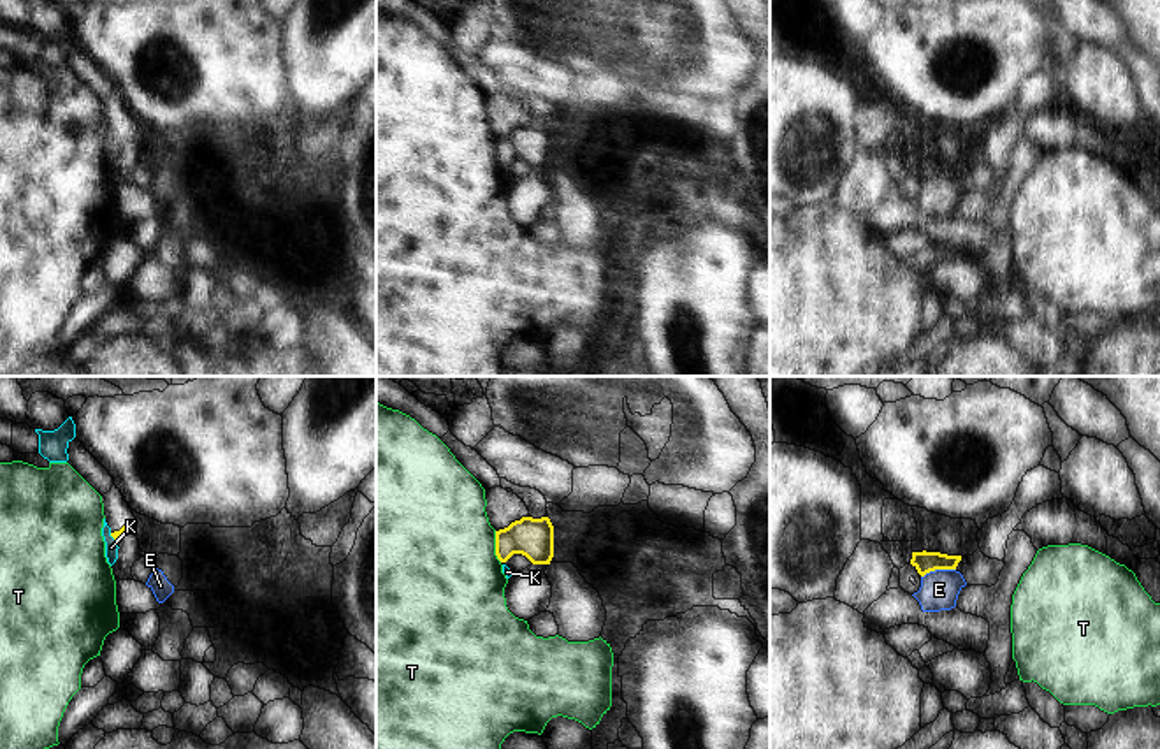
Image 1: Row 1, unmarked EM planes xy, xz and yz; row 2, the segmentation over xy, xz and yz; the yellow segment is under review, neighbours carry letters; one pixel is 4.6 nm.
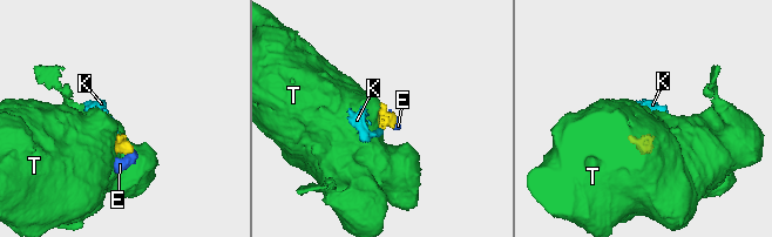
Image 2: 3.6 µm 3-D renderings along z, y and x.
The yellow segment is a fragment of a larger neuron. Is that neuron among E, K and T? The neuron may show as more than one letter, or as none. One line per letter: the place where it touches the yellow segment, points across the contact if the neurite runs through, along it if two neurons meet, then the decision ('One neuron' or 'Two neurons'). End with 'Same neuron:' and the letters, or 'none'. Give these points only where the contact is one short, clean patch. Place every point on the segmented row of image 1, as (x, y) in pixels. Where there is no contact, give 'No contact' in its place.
E: Touches yellow at yz (937, 568). Boundary: yz (955, 568), (935, 568), (921, 577). Two neurons
K: Touches yellow at xy (111, 535). Boundary: xy (109, 533), (115, 540). Two neurons
T: Touches yellow at xz (496, 547). Boundary: xz (494, 531), (494, 554), (501, 561). Two neurons
Same neuron: none.

